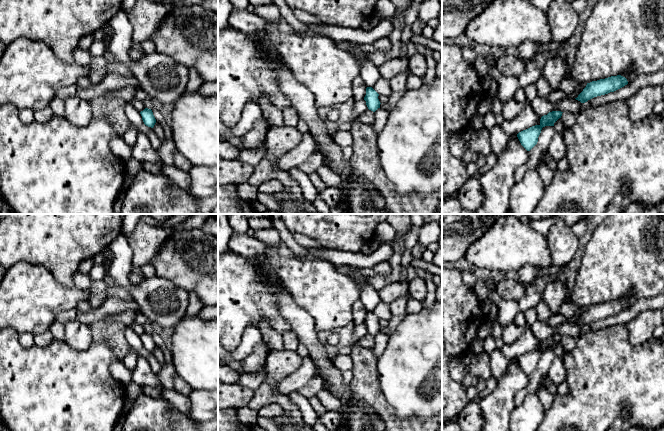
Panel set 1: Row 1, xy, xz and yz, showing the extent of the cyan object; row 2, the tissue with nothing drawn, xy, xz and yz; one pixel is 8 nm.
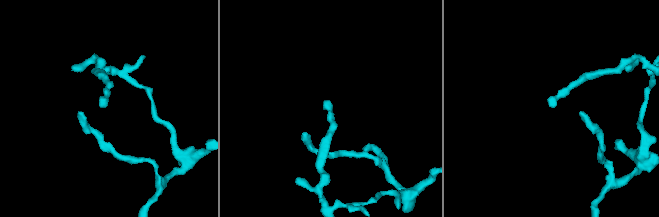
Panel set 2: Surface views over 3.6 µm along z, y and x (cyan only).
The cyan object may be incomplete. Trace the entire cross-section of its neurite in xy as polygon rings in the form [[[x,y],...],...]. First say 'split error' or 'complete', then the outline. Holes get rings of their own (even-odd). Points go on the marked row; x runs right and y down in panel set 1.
complete | [[[145,108],[143,111],[140,112],[140,114],[142,116],[142,120],[143,120],[144,124],[148,127],[153,128],[156,123],[156,119],[153,115],[152,110]]]

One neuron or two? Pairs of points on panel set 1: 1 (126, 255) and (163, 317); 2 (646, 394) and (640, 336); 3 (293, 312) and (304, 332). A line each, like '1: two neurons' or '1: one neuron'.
1: one neuron
2: two neurons
3: one neuron

